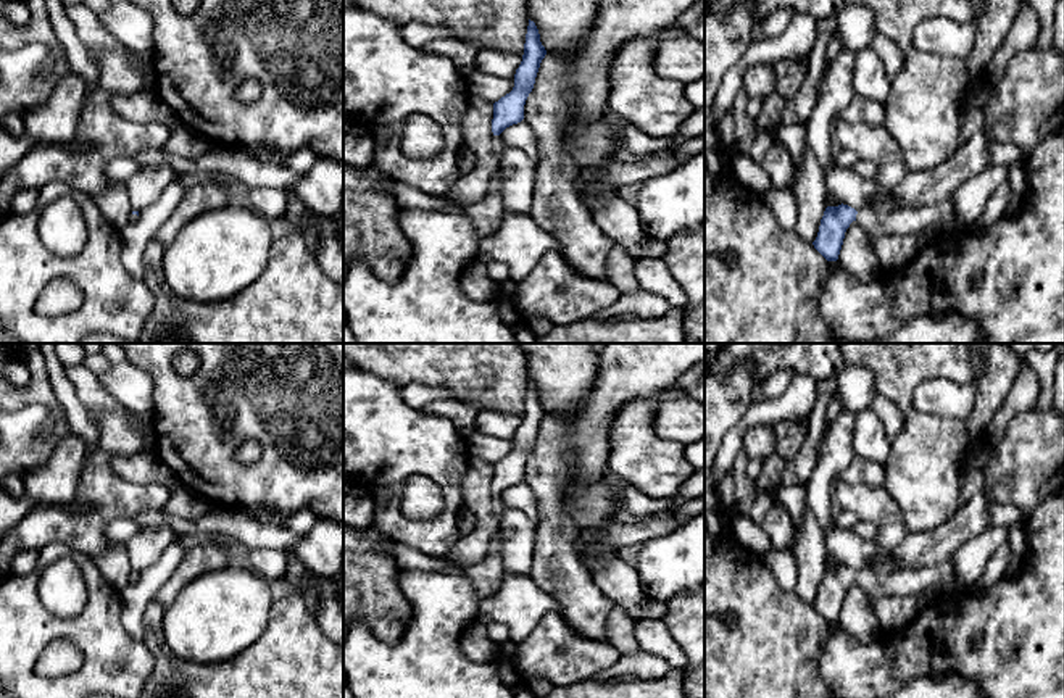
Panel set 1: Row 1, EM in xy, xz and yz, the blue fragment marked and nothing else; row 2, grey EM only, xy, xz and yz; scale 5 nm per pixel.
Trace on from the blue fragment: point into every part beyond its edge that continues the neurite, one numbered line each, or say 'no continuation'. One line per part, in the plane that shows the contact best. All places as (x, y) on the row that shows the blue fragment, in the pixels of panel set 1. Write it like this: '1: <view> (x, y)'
1: yz (903, 221)

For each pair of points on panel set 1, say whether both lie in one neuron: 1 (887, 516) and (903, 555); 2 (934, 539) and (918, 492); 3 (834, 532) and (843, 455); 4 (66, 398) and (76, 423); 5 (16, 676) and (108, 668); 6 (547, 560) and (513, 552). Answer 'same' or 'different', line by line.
1: different
2: different
3: different
4: same
5: same
6: different

